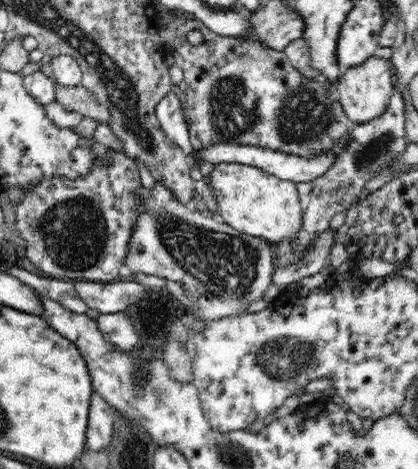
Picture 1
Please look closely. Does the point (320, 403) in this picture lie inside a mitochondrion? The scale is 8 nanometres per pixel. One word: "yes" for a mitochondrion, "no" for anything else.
no

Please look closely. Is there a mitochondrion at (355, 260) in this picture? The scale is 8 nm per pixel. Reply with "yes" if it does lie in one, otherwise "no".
no

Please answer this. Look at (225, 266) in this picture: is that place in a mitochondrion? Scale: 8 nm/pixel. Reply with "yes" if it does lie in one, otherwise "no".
yes

